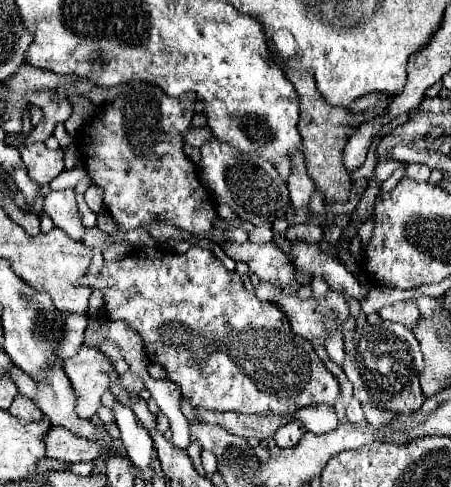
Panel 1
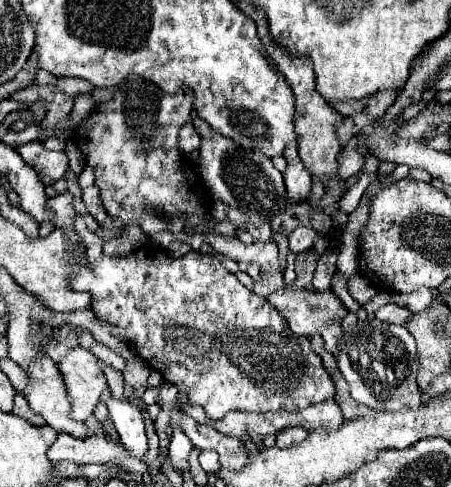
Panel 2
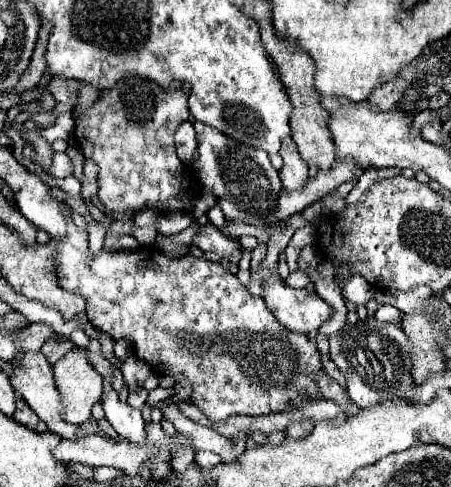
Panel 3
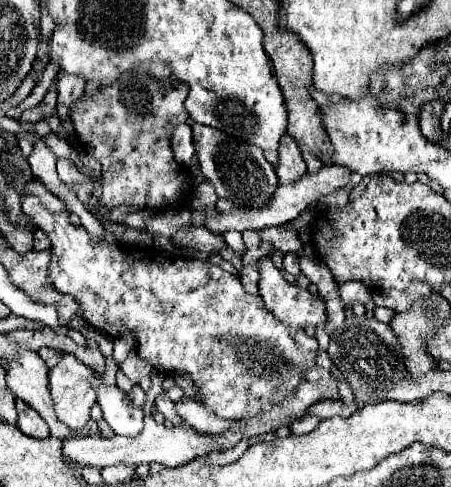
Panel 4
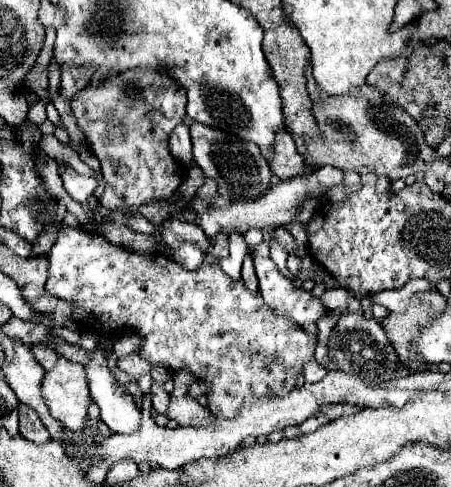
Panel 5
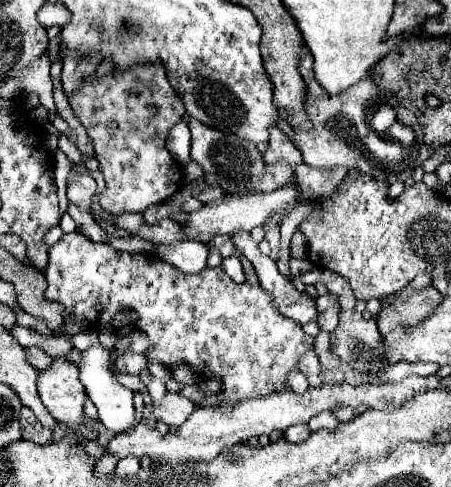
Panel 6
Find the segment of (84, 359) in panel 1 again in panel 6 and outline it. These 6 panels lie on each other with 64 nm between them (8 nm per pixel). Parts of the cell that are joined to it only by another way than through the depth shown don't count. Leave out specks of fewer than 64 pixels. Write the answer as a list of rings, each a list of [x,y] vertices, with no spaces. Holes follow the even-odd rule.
[[[54,360],[50,368],[38,374],[38,394],[54,420],[66,426],[78,426],[84,412],[86,392],[78,380],[78,368],[66,360]]]

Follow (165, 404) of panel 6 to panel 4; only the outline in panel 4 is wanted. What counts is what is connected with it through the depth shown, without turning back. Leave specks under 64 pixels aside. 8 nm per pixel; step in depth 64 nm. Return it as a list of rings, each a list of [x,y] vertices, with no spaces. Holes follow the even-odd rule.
[[[192,398],[180,400],[176,404],[176,412],[188,426],[192,426],[200,432],[208,432],[208,434],[220,434],[226,428],[230,428],[230,424],[234,424],[232,420],[222,420],[216,414],[208,412],[202,402],[196,402]]]

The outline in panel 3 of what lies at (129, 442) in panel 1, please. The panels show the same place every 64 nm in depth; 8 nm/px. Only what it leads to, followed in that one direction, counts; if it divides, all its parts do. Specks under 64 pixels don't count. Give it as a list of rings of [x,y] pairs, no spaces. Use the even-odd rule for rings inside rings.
[[[106,392],[100,404],[106,412],[106,420],[122,438],[126,438],[128,442],[144,440],[144,420],[140,410],[132,408],[126,402],[120,402],[118,392]]]

